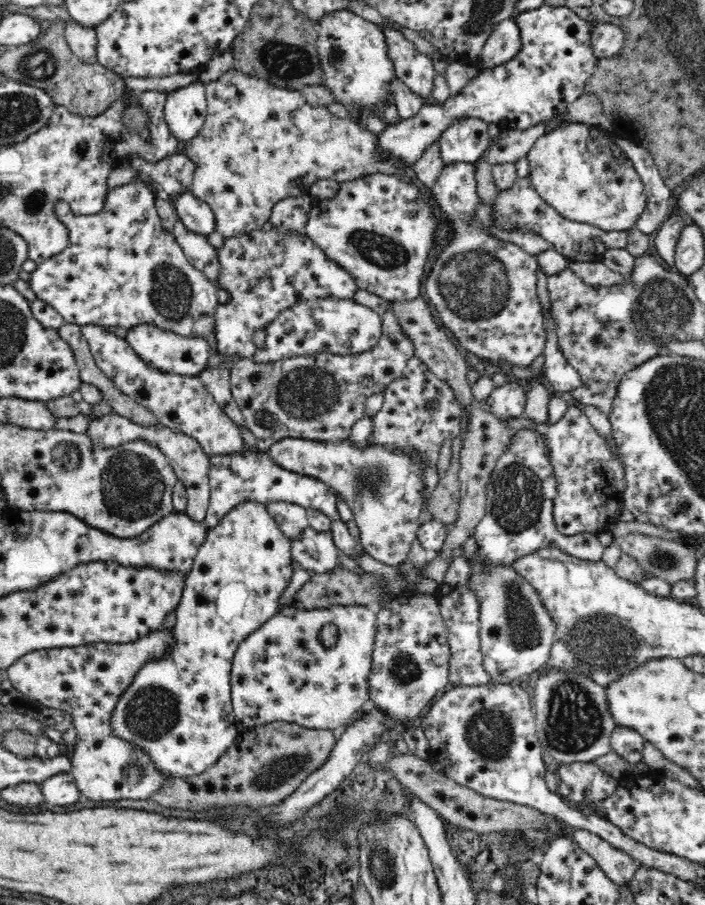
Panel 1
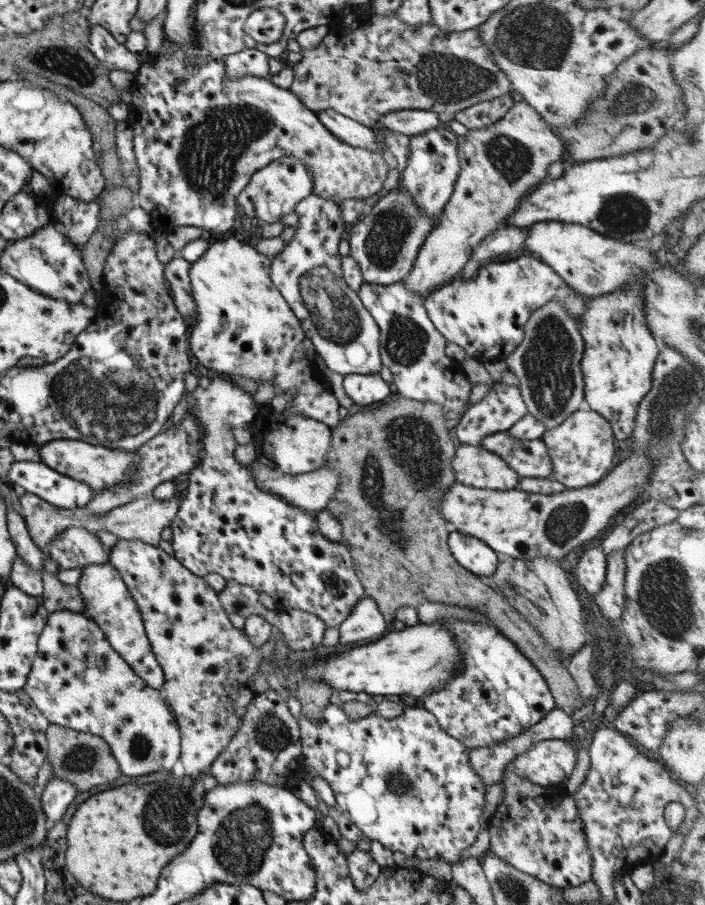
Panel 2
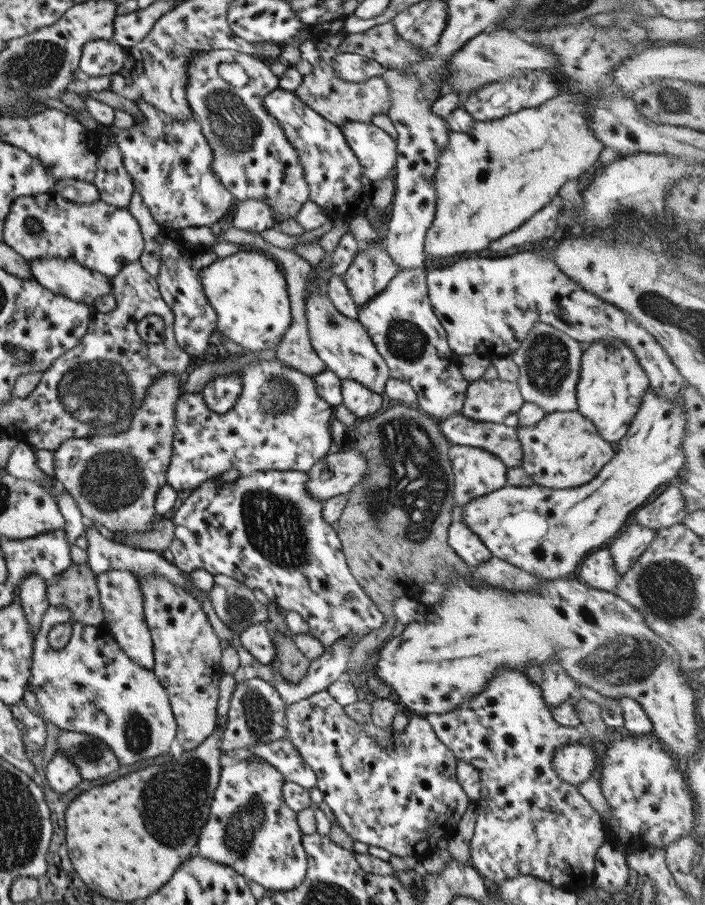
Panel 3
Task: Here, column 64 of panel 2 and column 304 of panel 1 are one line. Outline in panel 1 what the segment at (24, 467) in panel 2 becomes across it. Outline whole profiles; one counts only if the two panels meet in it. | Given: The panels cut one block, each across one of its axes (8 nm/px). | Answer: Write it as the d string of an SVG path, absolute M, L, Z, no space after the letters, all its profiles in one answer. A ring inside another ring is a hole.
M244 447L238 452L230 452L230 454L209 455L208 460L210 461L209 486L211 496L203 522L207 534L216 530L216 526L232 512L232 509L238 508L246 502L256 502L264 507L270 506L272 502L288 502L302 506L304 509L317 510L329 518L331 528L328 532L331 532L332 541L348 557L352 558L356 552L363 551L363 547L350 536L347 524L341 520L337 512L337 496L322 481L286 470L277 462L273 462L268 451L260 451L259 449L250 450L250 448Z

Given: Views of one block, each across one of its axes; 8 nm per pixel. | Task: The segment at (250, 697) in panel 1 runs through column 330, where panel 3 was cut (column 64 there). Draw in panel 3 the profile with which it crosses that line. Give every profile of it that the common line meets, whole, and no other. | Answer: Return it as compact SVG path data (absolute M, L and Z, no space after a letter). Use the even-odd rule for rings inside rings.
M49 605L49 606L48 606L48 607L47 607L47 608L46 608L46 611L45 611L45 612L44 612L44 613L43 613L43 616L42 616L42 617L41 617L41 623L39 623L39 629L38 629L38 632L37 632L37 633L36 633L36 635L35 635L35 636L34 636L34 638L33 638L33 642L32 642L32 659L31 659L31 662L30 662L30 679L29 679L29 684L30 684L30 685L31 685L31 686L32 686L32 687L33 687L33 690L34 690L34 693L35 693L35 696L36 696L36 699L37 699L37 704L39 704L39 706L40 706L40 707L41 707L41 712L42 712L42 714L41 714L41 719L42 719L42 720L43 720L43 721L45 721L45 722L46 722L46 723L47 723L47 725L48 725L48 726L49 726L49 727L50 727L50 728L52 728L52 729L54 729L54 730L59 730L59 729L60 729L60 730L65 730L65 731L69 731L69 732L74 732L74 733L83 733L83 734L90 734L90 735L91 735L91 736L92 736L92 737L97 737L97 738L98 738L98 739L101 739L101 740L102 740L102 741L103 741L103 742L105 742L105 744L106 744L106 745L107 745L107 746L108 746L108 747L109 747L109 748L110 748L110 749L111 749L111 752L113 752L113 754L114 754L114 755L115 755L115 758L116 758L116 759L117 759L117 762L118 762L118 764L121 764L121 766L127 766L127 764L133 764L133 762L137 762L137 761L139 761L139 760L145 760L145 758L153 758L153 756L159 756L159 754L165 754L165 753L168 753L168 750L169 750L169 746L171 746L171 742L173 742L173 739L174 739L174 738L176 738L176 730L177 730L177 727L176 727L176 722L175 722L175 721L174 721L174 716L173 716L173 715L172 715L172 712L171 712L171 709L170 709L170 704L169 704L169 701L168 701L168 696L167 696L167 693L166 693L166 690L165 690L165 689L164 689L164 688L163 688L163 687L162 687L162 686L161 686L161 683L160 683L160 682L159 682L159 681L158 681L158 680L157 680L157 678L156 678L156 676L155 676L155 675L154 675L154 674L153 674L153 673L152 673L152 670L147 670L147 669L146 669L146 668L143 668L143 667L142 667L142 666L139 666L139 665L136 665L136 664L135 664L135 662L133 662L133 661L132 661L132 660L131 660L131 659L130 659L130 658L129 658L129 657L128 657L128 656L127 656L127 655L126 655L126 654L125 654L125 653L124 653L124 652L123 652L123 651L122 651L122 650L121 650L121 647L120 647L120 646L119 646L119 645L118 645L118 644L117 644L117 643L116 643L116 642L115 642L115 639L114 639L114 638L113 638L113 637L111 637L111 634L108 634L108 632L107 632L107 630L105 630L105 627L104 627L104 625L102 625L102 624L100 624L100 625L96 625L96 626L86 626L86 625L83 625L83 624L79 624L79 623L77 623L77 622L75 622L75 621L72 621L72 622L71 622L71 621L72 621L72 619L71 619L71 615L70 615L70 612L69 612L69 611L68 611L68 610L67 610L67 609L66 609L66 608L65 608L65 607L64 607L64 606L61 606L61 605L57 605L57 606L51 606L51 605ZM67 622L71 622L71 636L69 636L69 640L68 640L68 642L67 642L67 644L66 644L66 645L65 645L65 646L63 646L63 648L61 648L61 649L57 649L57 650L54 650L54 649L51 649L51 647L49 647L49 645L47 645L47 634L48 634L48 632L49 632L49 631L50 631L50 630L51 630L51 628L52 628L52 627L53 627L53 626L55 626L55 625L57 625L57 624L67 624Z

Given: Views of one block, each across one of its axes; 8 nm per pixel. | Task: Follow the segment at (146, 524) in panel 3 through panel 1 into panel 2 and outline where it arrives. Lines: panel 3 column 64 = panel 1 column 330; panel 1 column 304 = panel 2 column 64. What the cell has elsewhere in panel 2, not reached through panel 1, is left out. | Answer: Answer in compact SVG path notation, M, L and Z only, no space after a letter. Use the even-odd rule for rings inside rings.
M55 439L37 447L41 463L45 463L55 472L67 475L79 482L85 482L94 495L109 487L128 480L128 472L136 470L136 451L123 452L119 449L108 449L73 439Z

